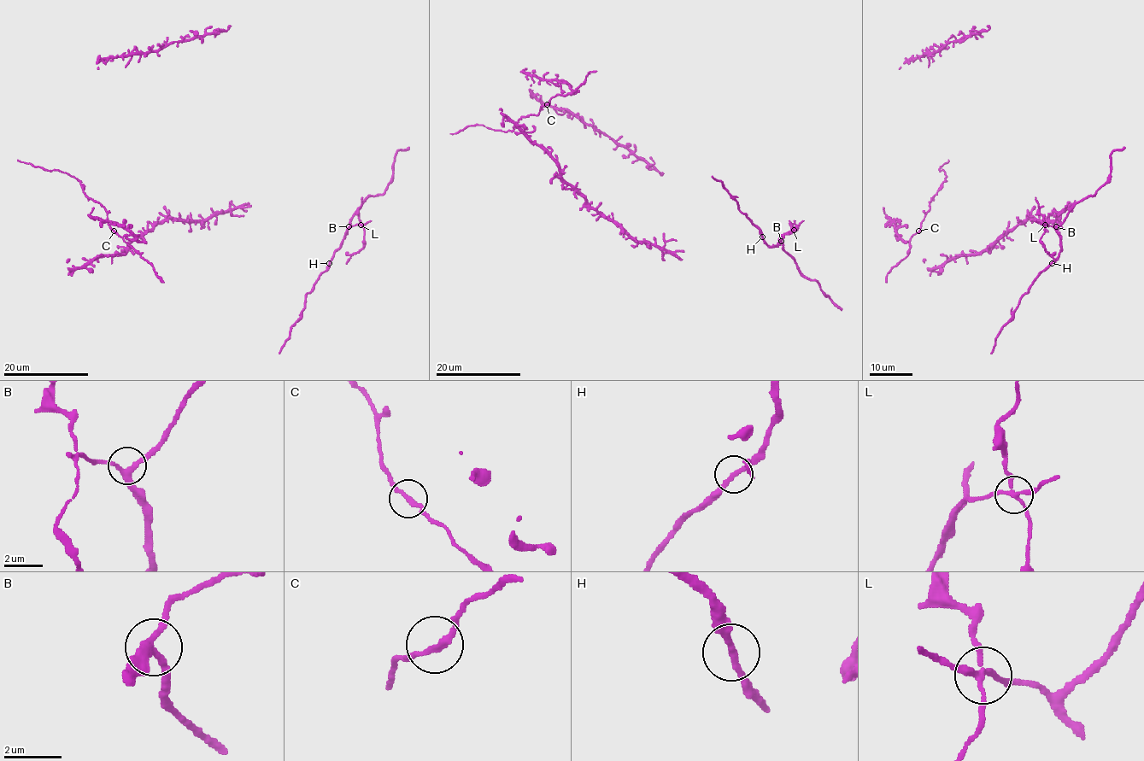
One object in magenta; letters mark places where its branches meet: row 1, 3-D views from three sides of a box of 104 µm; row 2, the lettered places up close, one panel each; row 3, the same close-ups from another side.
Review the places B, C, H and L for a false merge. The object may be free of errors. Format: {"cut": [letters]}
{"cut": ["L"]}

